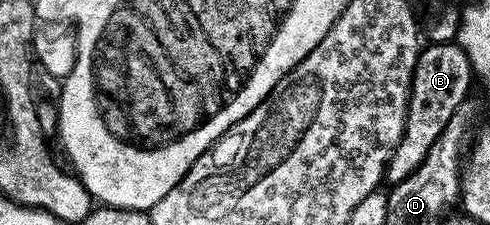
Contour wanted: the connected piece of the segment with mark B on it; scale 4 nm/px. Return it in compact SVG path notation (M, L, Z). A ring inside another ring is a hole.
M458 42L450 44L428 43L422 49L417 58L415 73L411 79L411 97L407 100L407 117L405 118L405 130L398 146L393 150L393 154L387 163L385 180L388 185L400 184L429 154L429 146L437 142L437 134L445 130L449 118L453 118L453 110L461 106L463 100L468 99L473 81L471 63L461 50Z

